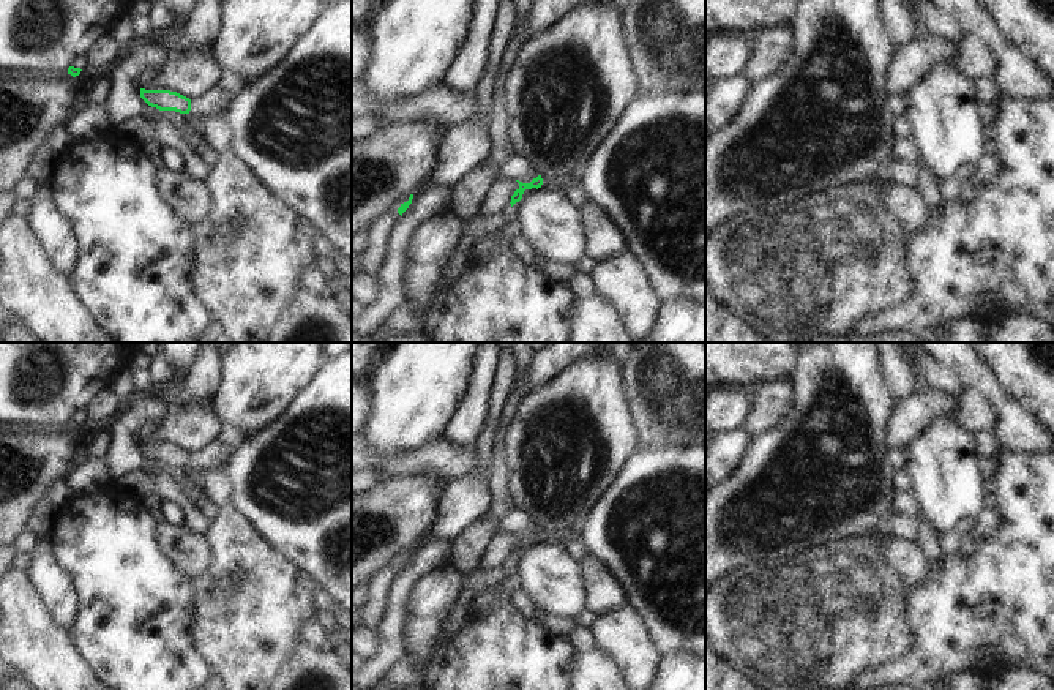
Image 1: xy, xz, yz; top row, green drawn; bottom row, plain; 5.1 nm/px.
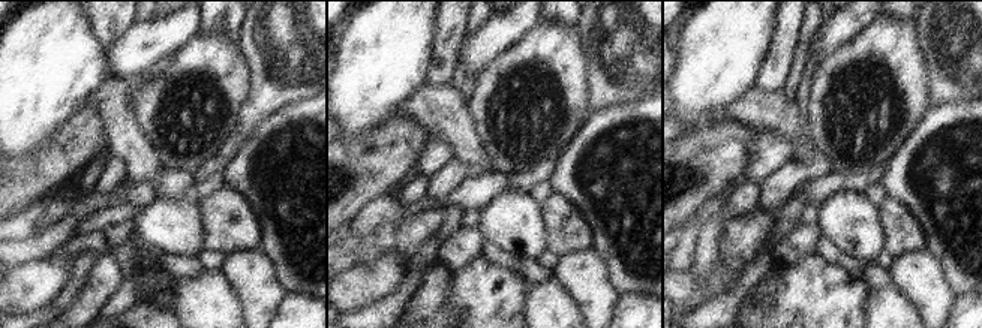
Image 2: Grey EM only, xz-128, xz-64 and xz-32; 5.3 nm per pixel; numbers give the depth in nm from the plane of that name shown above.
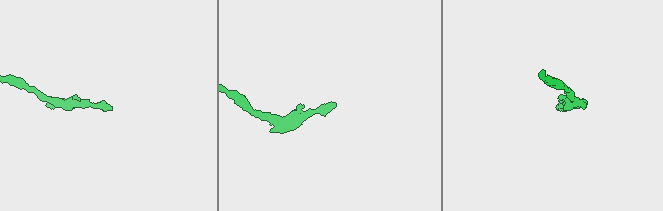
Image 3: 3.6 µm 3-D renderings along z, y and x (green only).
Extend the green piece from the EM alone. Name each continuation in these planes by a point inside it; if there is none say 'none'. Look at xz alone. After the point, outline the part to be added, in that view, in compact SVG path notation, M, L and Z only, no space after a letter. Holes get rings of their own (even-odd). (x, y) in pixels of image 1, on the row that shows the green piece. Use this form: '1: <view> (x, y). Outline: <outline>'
1: xz (556, 182). Outline: M577 167L571 172L562 174L562 175L552 175L552 177L543 178L541 188L544 188L544 189L565 189L566 183L570 180L576 178L579 171L581 171L581 167Z

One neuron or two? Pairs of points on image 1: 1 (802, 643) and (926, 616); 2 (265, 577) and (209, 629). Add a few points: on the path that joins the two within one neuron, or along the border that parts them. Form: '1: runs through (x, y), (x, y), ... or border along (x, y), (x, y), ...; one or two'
1: border along (908, 589), (908, 621), (912, 646), (898, 657); two
2: runs through (251, 591), (223, 619); one

